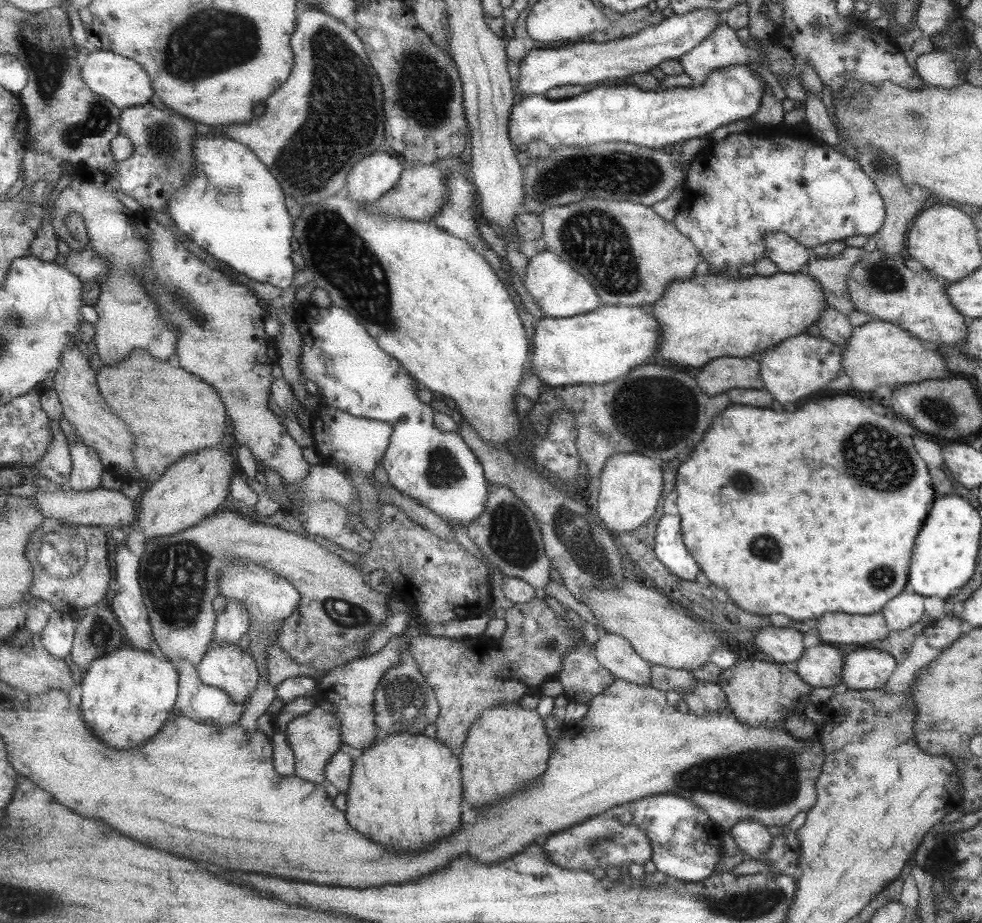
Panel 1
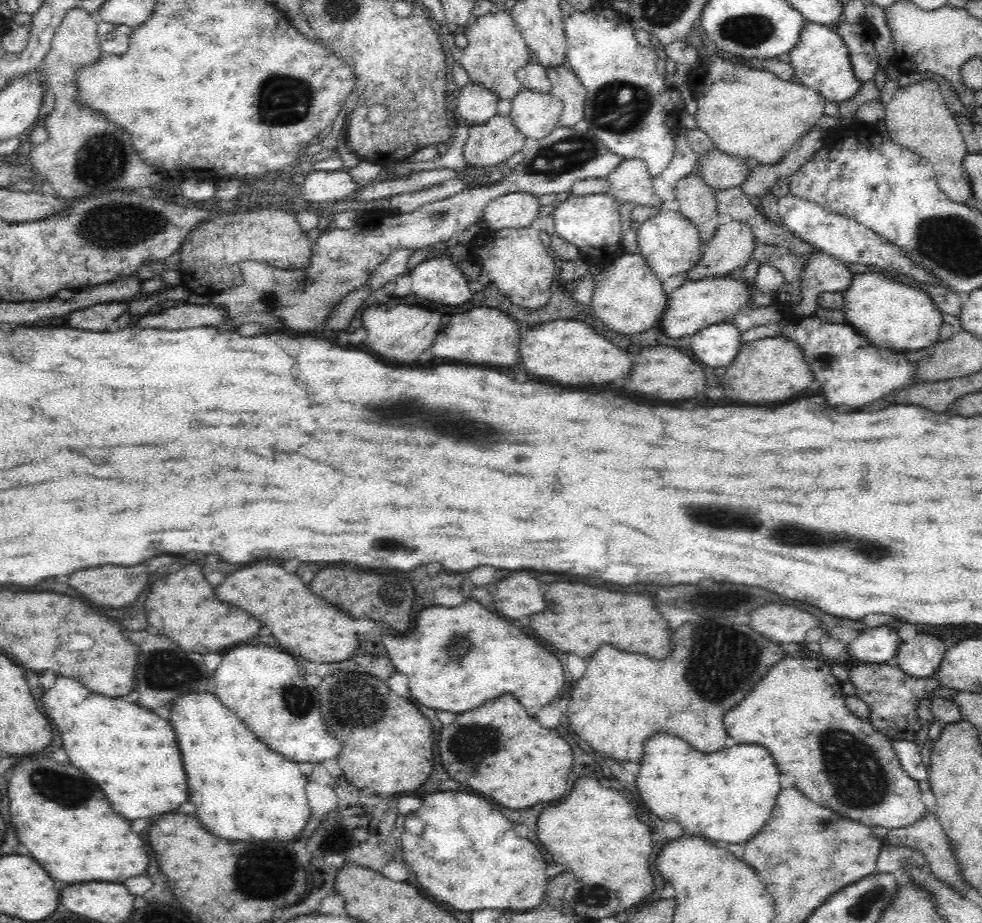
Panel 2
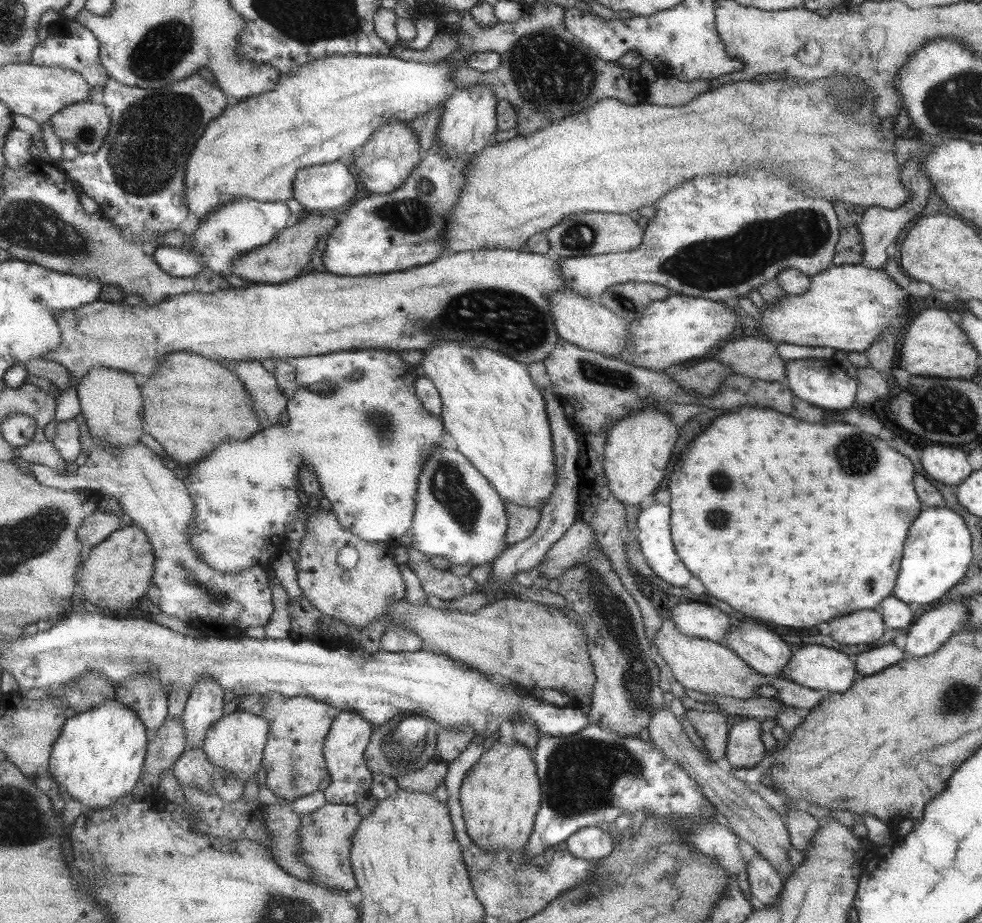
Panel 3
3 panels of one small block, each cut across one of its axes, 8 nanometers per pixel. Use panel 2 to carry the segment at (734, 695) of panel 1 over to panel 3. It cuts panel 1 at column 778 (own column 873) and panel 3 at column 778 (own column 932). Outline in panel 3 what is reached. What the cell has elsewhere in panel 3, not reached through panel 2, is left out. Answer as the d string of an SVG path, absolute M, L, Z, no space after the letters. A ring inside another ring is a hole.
M773 676L769 682L771 688L777 690L777 700L783 702L783 706L797 706L797 708L809 708L813 710L821 700L823 700L823 692L817 690L809 690L803 686L797 686L789 680L783 680L781 676Z

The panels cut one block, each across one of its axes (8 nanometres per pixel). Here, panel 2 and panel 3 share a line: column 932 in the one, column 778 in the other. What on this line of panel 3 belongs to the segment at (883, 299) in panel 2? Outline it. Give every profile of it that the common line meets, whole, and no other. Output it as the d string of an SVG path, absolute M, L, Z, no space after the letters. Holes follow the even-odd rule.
M863 264L859 266L831 266L829 270L811 276L811 286L807 290L807 294L787 294L785 298L781 298L779 302L769 304L767 308L761 310L761 318L755 320L761 326L761 336L773 344L779 342L787 342L787 344L799 344L799 346L829 346L835 352L843 350L843 352L867 352L877 340L879 336L889 328L891 332L899 332L899 328L903 328L907 324L909 314L905 312L905 302L903 302L903 290L899 292L899 288L895 286L895 282L881 270L873 270L873 268L865 268Z

